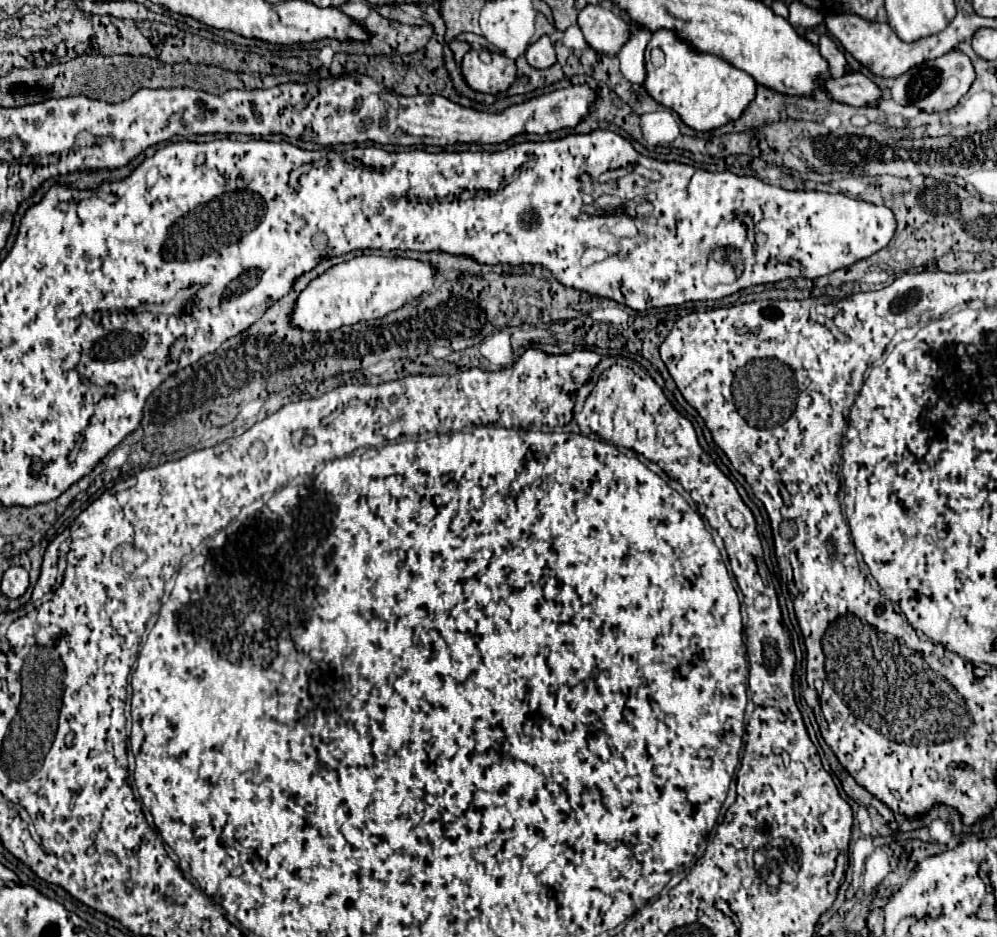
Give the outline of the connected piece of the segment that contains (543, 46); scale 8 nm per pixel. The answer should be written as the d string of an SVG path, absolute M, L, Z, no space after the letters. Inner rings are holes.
M541 36L537 42L533 42L525 52L527 62L533 68L549 68L555 64L555 48L549 36Z

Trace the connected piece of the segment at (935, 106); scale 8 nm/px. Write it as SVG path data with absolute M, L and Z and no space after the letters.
M951 50L931 62L923 62L911 70L907 70L905 74L897 76L891 80L889 90L891 90L891 98L897 104L913 104L923 112L945 112L951 110L953 106L957 106L957 102L967 94L969 86L975 80L975 70L971 66L971 60L957 50Z

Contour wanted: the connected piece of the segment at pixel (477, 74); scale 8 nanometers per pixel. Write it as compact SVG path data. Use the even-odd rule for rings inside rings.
M469 50L461 60L461 74L471 90L483 94L505 92L515 82L515 62L503 54L493 54L491 64L483 64L475 50Z

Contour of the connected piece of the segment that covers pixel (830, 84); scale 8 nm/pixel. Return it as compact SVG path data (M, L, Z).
M851 72L843 78L827 78L823 90L829 100L851 106L873 106L881 98L881 90L863 74Z

